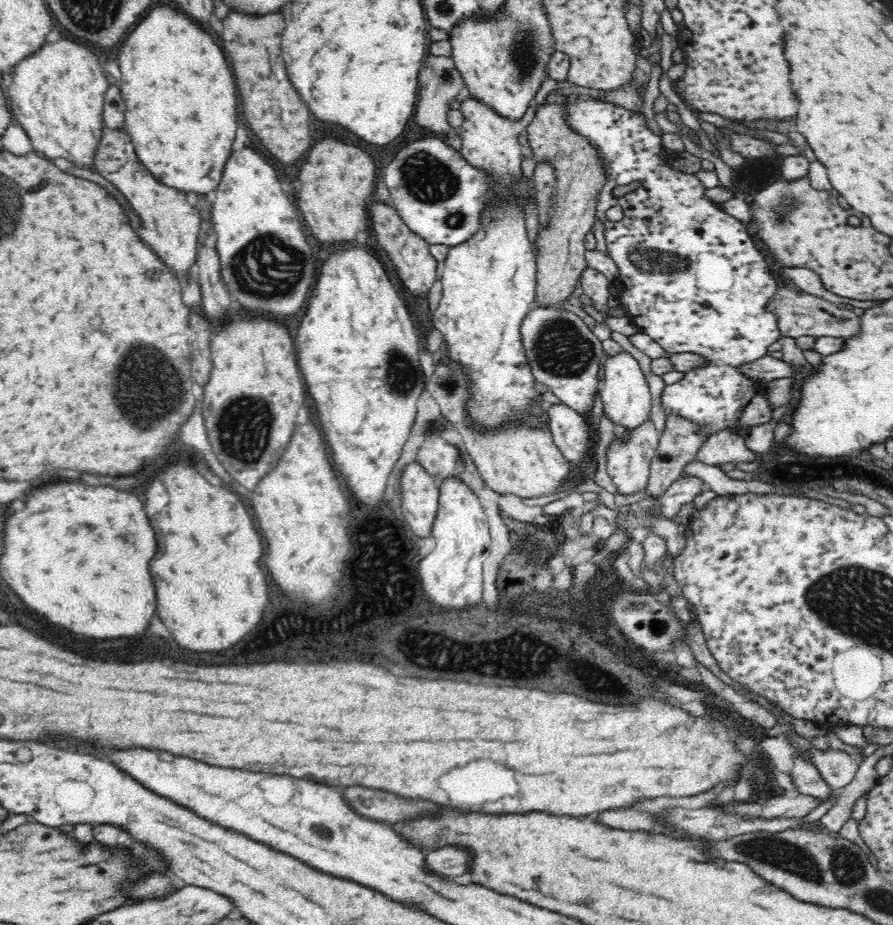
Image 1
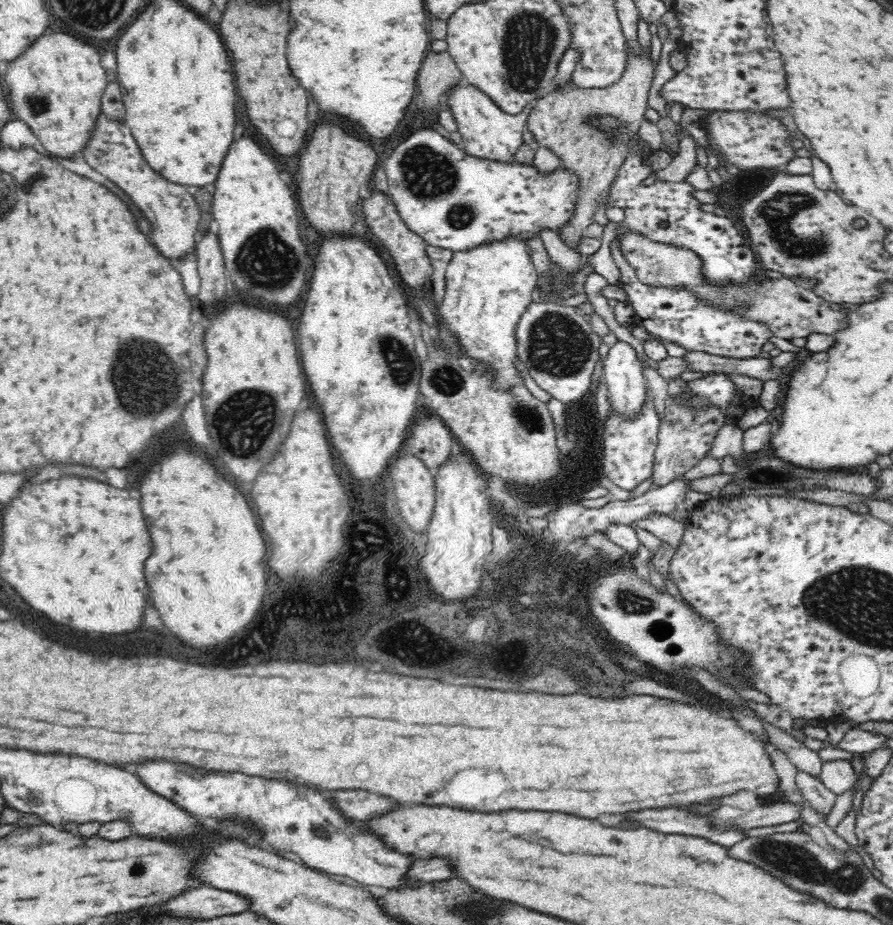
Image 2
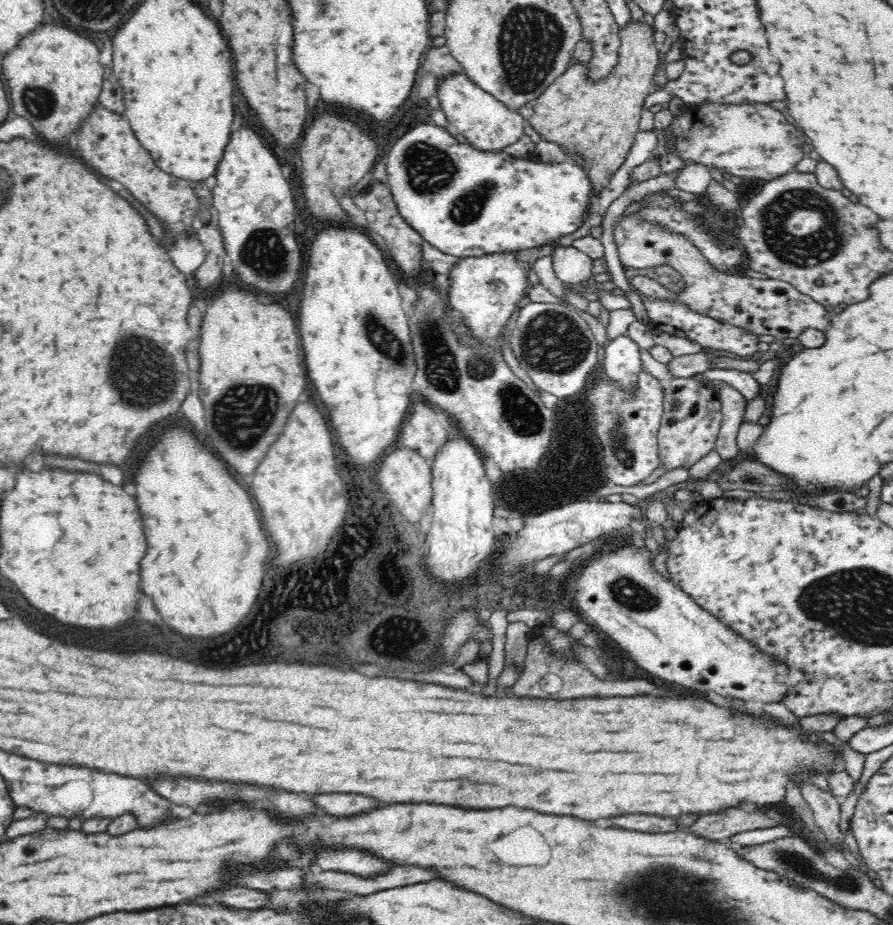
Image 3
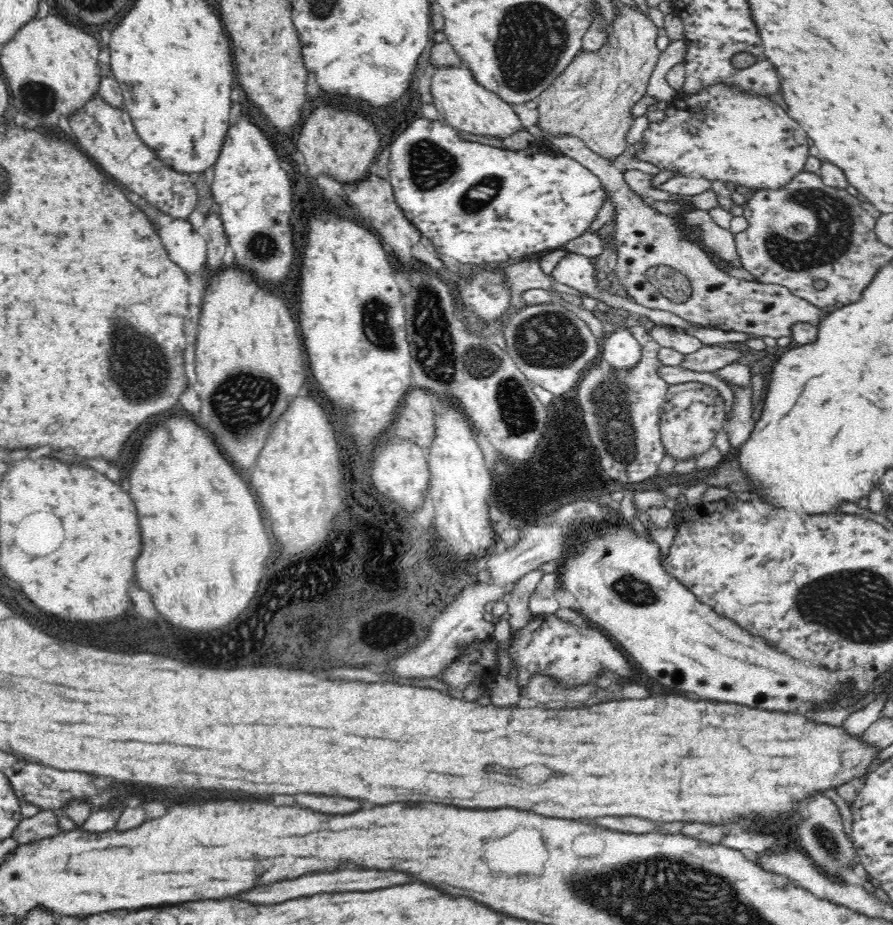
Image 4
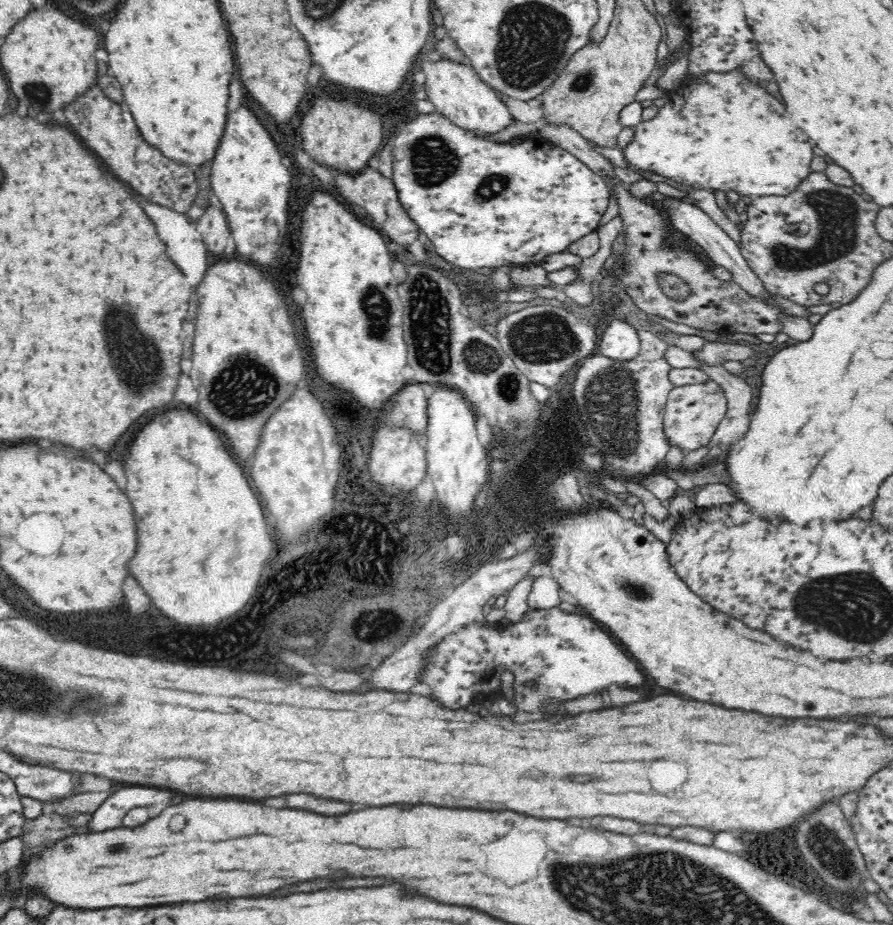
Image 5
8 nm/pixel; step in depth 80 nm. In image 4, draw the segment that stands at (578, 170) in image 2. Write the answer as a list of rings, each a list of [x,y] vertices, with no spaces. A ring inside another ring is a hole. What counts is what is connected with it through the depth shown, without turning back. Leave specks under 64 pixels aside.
[[[623,5],[620,18],[613,22],[614,32],[609,34],[609,45],[603,45],[596,52],[580,52],[572,62],[561,72],[549,88],[540,94],[536,110],[538,118],[536,125],[551,137],[576,137],[584,142],[586,148],[596,153],[599,157],[616,165],[617,158],[625,154],[630,145],[626,136],[634,123],[634,105],[648,92],[649,80],[654,72],[661,51],[656,47],[656,38],[661,33],[651,20],[644,16],[638,9]]]

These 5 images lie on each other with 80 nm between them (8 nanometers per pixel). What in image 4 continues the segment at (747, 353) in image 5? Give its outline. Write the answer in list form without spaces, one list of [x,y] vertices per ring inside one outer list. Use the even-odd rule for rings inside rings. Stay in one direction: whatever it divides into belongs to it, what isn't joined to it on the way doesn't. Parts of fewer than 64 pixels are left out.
[[[703,345],[692,354],[685,354],[678,367],[694,372],[714,372],[734,363],[742,356],[742,350],[728,345]]]

